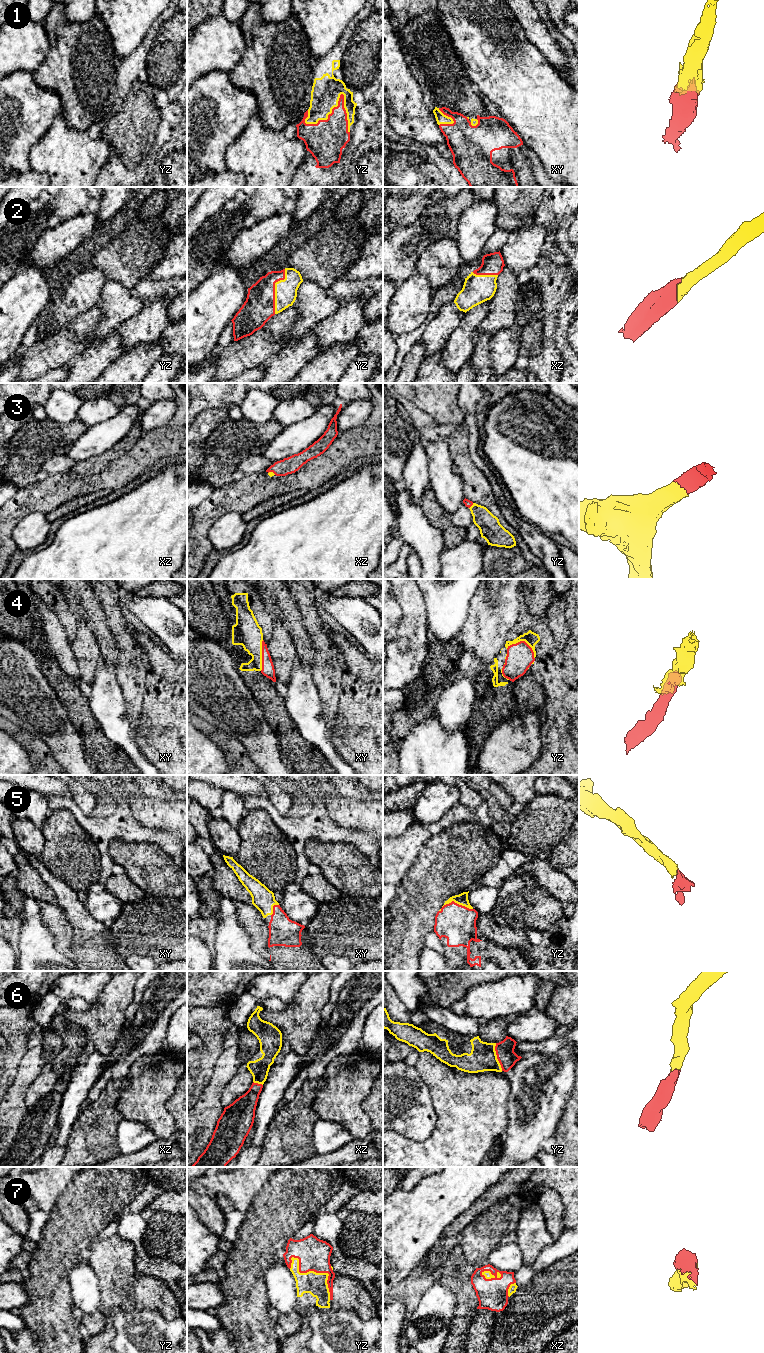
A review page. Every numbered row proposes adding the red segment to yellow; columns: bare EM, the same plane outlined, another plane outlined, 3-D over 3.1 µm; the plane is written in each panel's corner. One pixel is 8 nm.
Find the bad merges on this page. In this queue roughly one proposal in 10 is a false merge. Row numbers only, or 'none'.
none

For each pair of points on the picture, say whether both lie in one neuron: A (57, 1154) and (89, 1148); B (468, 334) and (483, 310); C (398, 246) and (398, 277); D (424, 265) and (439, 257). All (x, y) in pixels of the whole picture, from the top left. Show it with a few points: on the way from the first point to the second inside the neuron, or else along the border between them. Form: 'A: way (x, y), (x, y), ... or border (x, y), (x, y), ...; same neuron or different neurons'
A: border (66, 1145), (63, 1156); different neurons
B: way (468, 328), (468, 325), (477, 316); same neuron
C: way (398, 254), (398, 269); same neuron
D: way (428, 265), (435, 261); same neuron

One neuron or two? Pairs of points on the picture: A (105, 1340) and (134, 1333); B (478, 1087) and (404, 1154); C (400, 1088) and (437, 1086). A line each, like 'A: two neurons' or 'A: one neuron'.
A: two neurons
B: one neuron
C: two neurons

